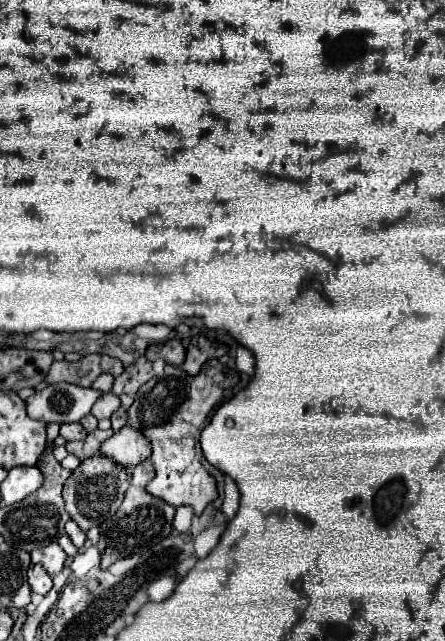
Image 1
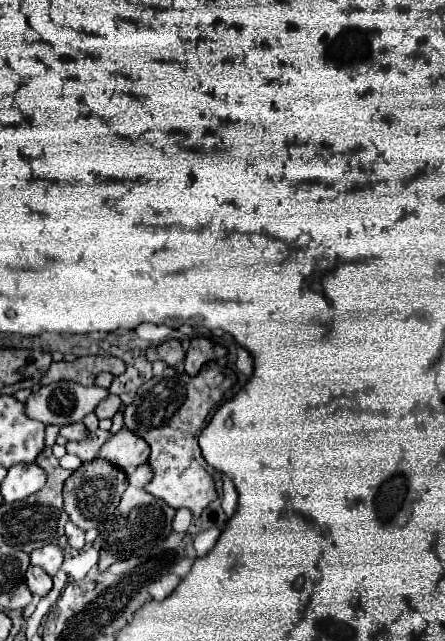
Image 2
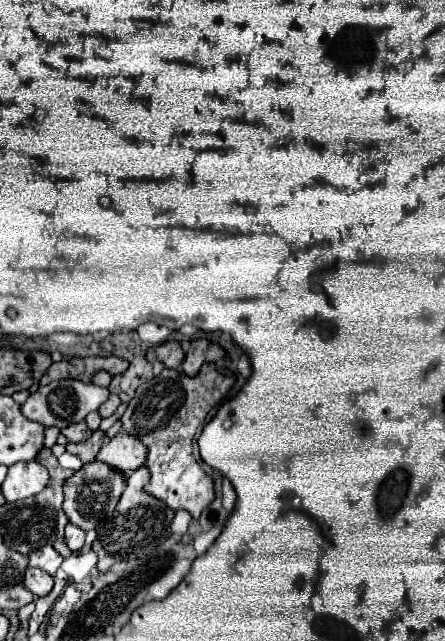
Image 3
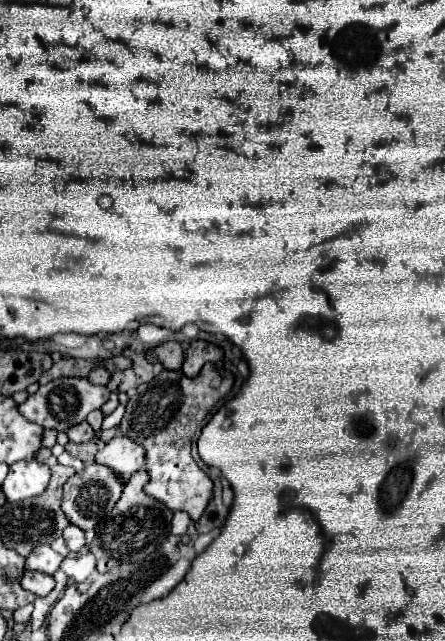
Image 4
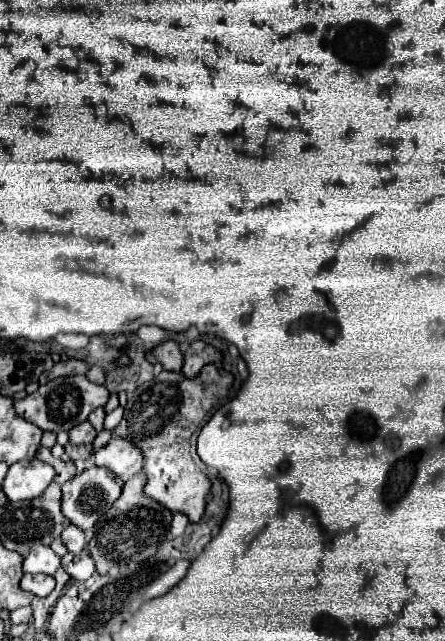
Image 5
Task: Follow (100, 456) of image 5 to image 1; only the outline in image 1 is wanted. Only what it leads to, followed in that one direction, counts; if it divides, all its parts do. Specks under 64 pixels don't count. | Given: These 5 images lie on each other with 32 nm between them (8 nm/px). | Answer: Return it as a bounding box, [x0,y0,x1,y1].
[100,424,152,466]

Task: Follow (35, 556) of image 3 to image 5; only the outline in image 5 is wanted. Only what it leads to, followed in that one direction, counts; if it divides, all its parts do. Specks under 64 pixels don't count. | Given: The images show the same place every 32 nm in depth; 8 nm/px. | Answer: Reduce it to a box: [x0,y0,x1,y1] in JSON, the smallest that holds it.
[24,544,60,574]

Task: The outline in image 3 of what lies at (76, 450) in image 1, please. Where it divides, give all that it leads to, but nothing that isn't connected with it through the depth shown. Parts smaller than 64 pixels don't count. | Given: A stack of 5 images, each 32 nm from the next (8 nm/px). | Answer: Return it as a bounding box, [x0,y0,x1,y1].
[66,430,104,464]

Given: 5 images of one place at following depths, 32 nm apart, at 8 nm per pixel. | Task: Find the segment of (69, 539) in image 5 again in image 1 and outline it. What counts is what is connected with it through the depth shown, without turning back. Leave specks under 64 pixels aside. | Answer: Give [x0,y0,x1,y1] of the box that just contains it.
[66,520,86,548]

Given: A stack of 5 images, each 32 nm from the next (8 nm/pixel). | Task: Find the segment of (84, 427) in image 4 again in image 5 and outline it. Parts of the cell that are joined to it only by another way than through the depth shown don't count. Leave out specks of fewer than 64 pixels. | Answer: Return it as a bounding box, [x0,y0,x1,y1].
[68,422,96,444]

